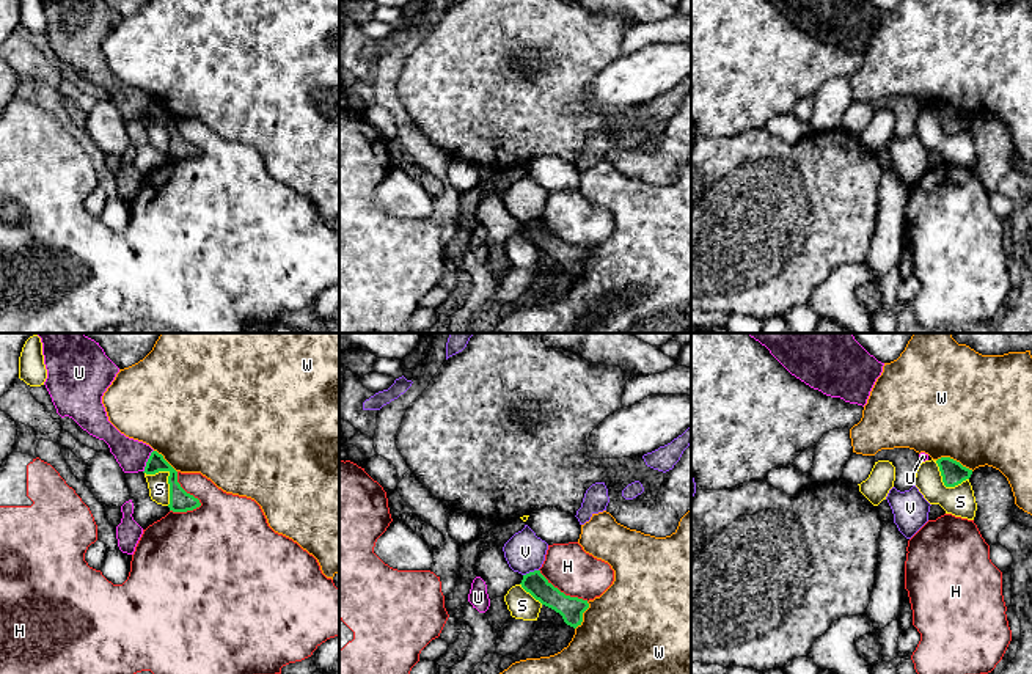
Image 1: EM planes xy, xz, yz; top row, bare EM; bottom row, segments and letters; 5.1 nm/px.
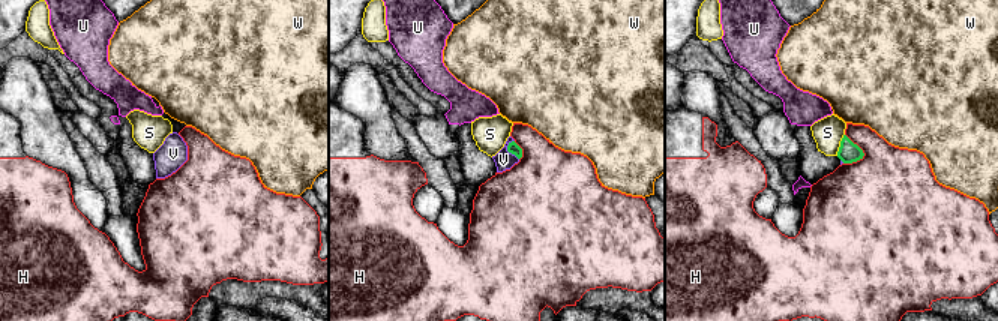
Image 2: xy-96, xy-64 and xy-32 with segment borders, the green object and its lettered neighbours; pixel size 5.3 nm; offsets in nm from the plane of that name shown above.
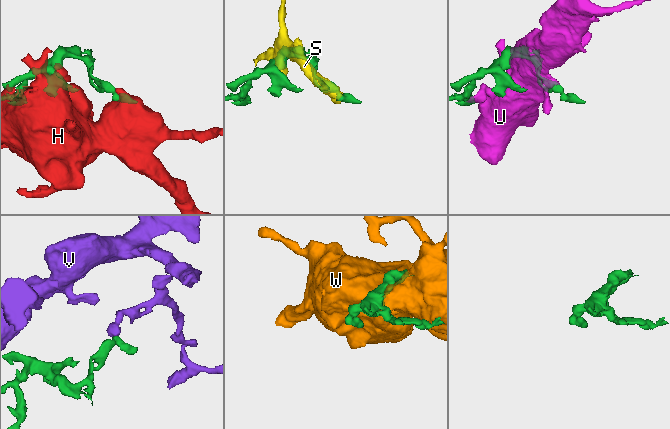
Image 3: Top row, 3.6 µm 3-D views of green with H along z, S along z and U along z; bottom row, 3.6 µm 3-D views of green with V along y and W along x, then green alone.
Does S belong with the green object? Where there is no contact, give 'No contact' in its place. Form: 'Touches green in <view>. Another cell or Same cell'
Touches green in xy. Another cell

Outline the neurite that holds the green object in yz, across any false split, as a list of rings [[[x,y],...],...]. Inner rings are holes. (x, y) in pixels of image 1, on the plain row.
[[[941,105],[936,108],[942,130],[946,135],[955,135],[961,132],[963,129],[969,127],[972,123],[972,118],[963,115],[960,110],[950,107],[950,105]]]

